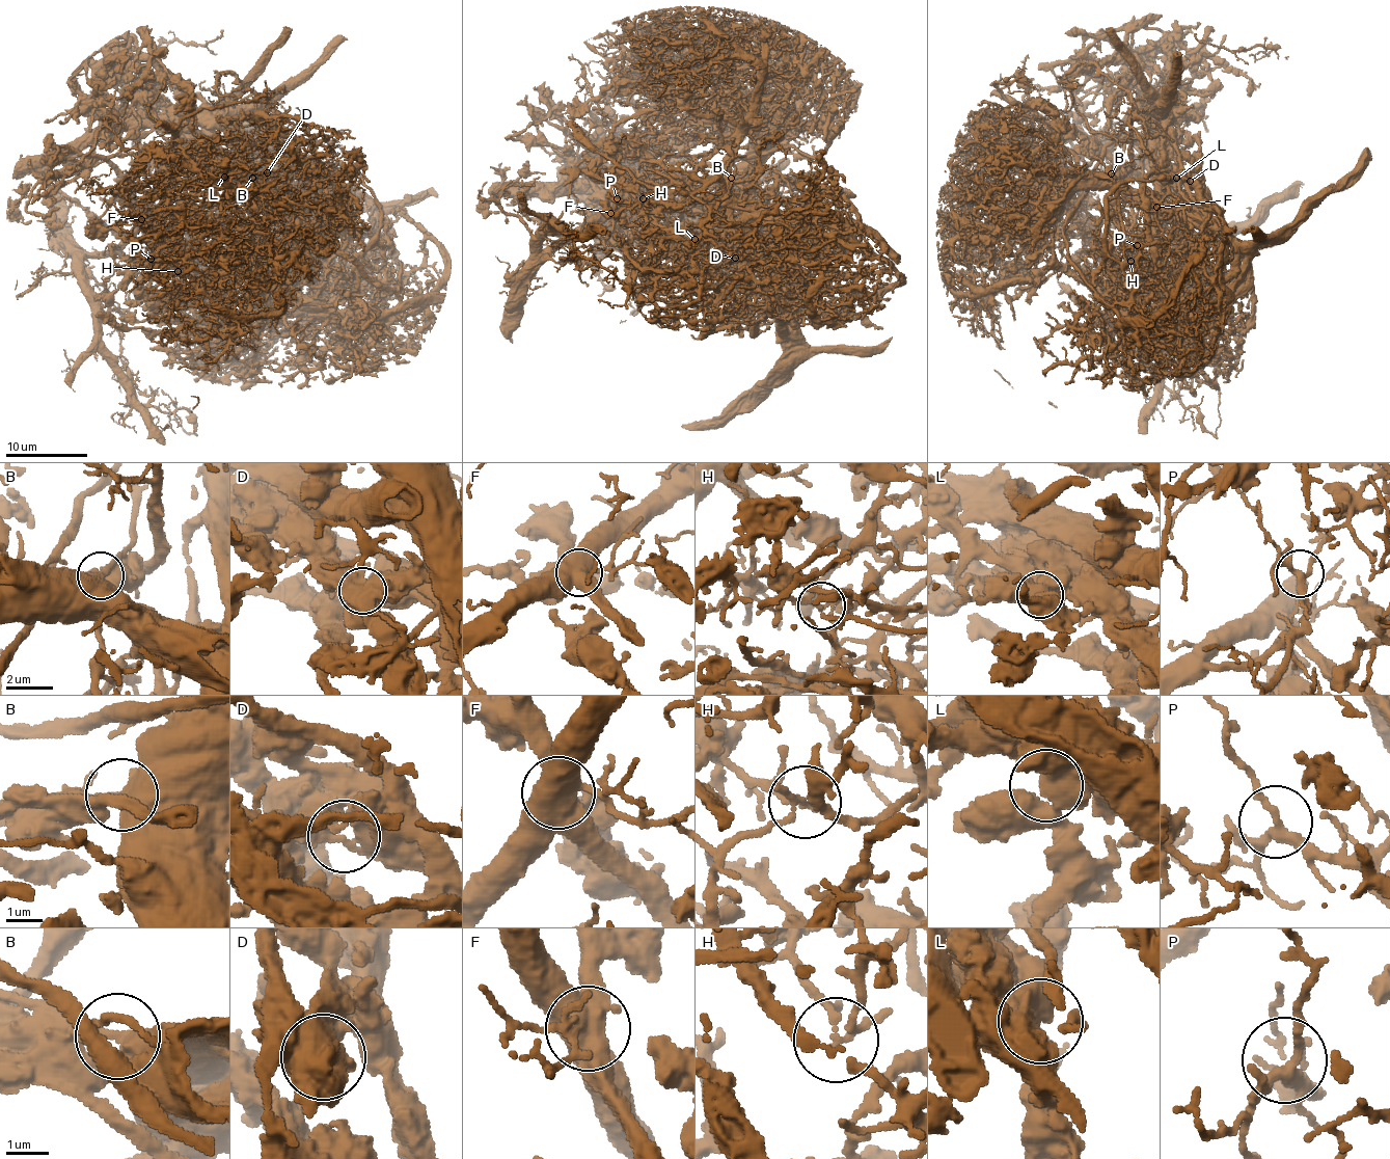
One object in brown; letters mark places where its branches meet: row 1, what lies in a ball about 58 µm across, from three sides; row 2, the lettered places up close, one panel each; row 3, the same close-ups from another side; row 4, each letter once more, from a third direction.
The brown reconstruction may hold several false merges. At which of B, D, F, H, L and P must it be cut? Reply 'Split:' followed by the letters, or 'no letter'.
Split: B, D, F, H

